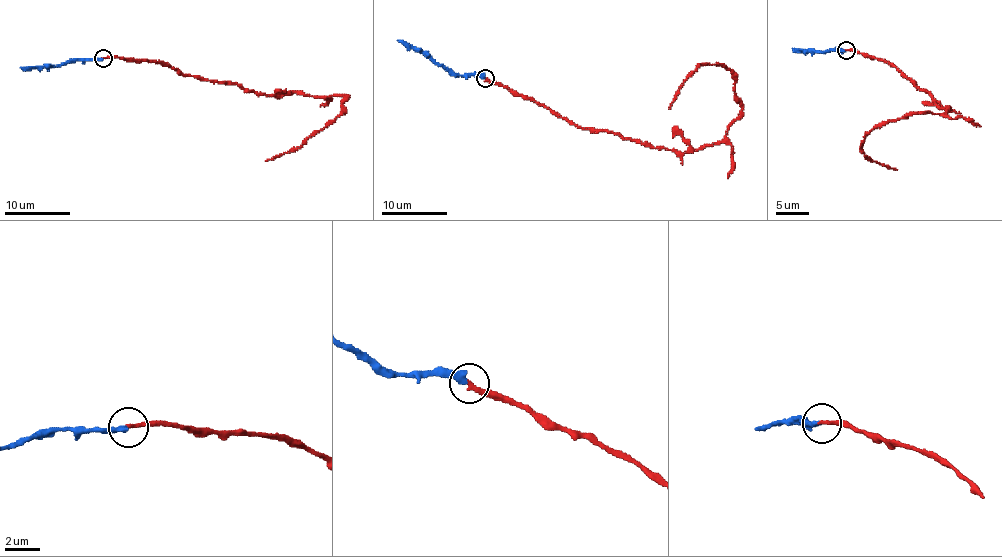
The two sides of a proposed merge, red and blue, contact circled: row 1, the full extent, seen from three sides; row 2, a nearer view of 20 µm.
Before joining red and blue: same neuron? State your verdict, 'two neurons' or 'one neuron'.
one neuron

